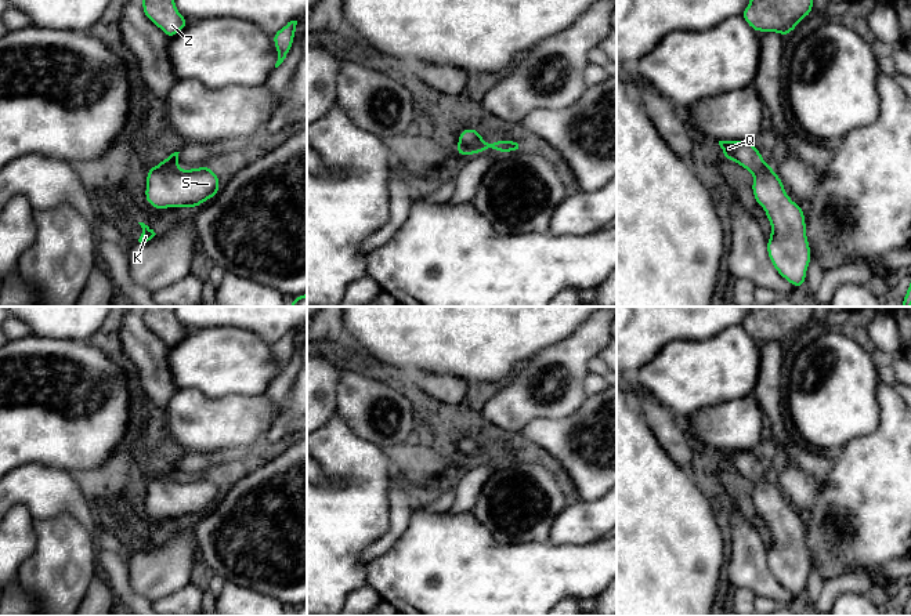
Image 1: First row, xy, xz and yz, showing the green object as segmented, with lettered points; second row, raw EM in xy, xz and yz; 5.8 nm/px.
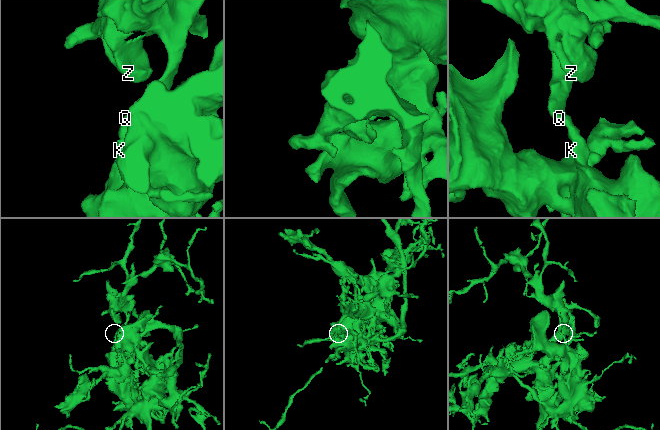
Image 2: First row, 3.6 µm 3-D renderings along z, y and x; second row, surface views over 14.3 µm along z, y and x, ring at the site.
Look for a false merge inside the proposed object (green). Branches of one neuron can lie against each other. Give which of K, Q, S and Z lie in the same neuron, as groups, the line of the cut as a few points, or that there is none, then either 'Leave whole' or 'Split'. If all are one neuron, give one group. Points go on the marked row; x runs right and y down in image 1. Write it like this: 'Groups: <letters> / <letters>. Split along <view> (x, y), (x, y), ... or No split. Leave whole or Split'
Groups: K Q S Z. No split. Leave whole

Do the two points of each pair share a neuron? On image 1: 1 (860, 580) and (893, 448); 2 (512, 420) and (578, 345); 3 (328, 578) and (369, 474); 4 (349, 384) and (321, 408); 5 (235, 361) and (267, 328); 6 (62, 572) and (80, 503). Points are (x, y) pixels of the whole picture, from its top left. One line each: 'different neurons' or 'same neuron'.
1: different neurons
2: same neuron
3: same neuron
4: different neurons
5: different neurons
6: different neurons

